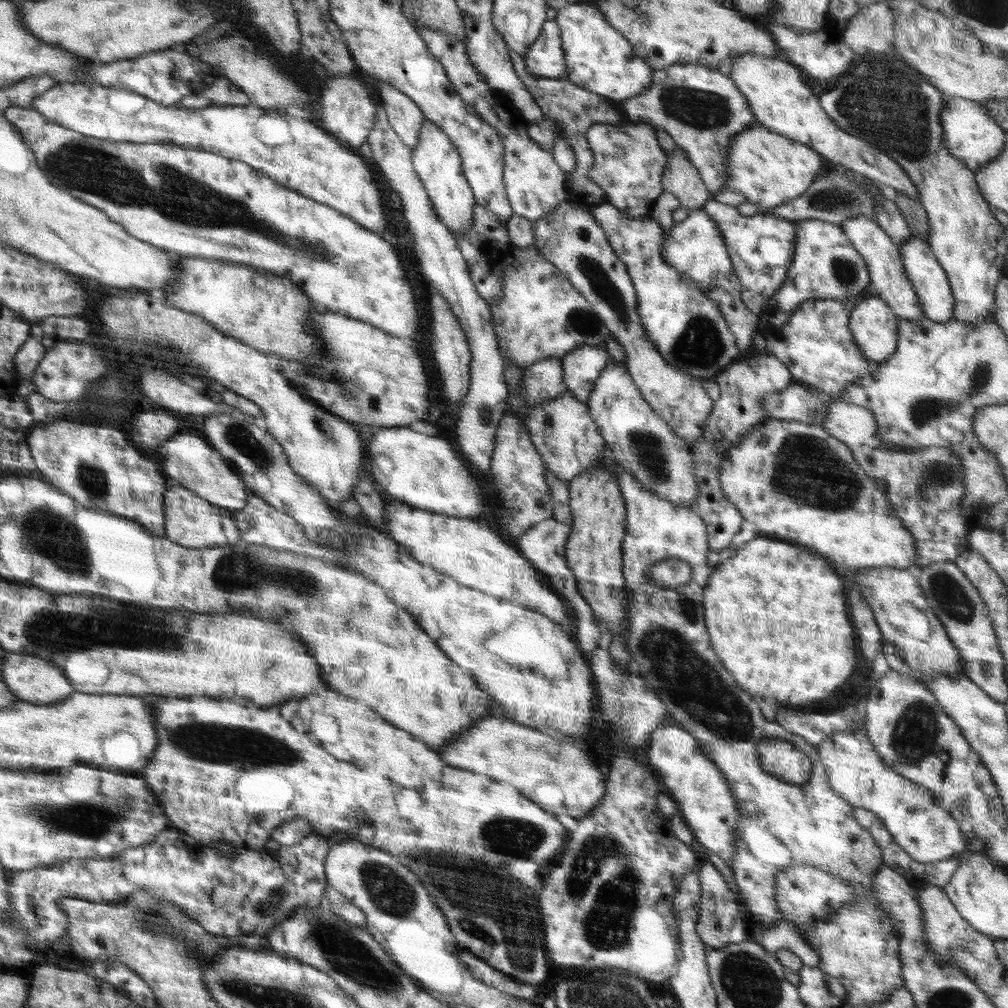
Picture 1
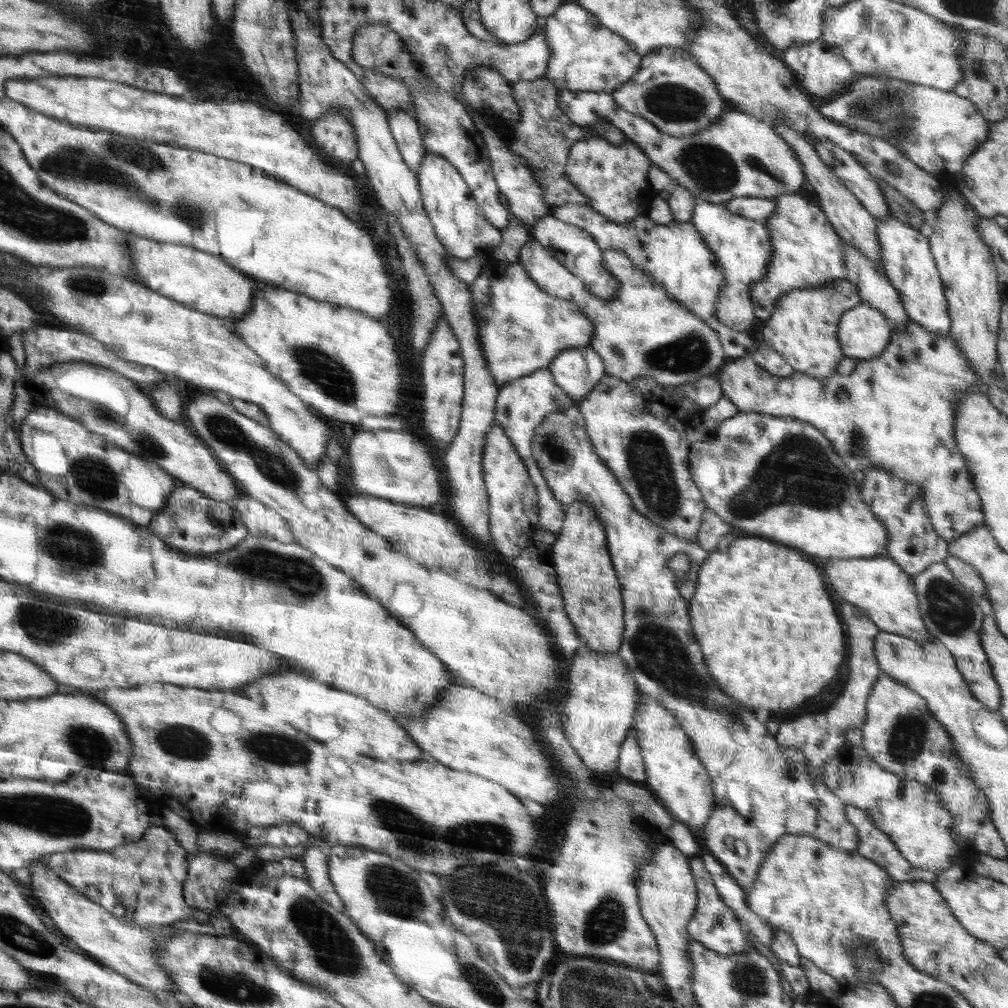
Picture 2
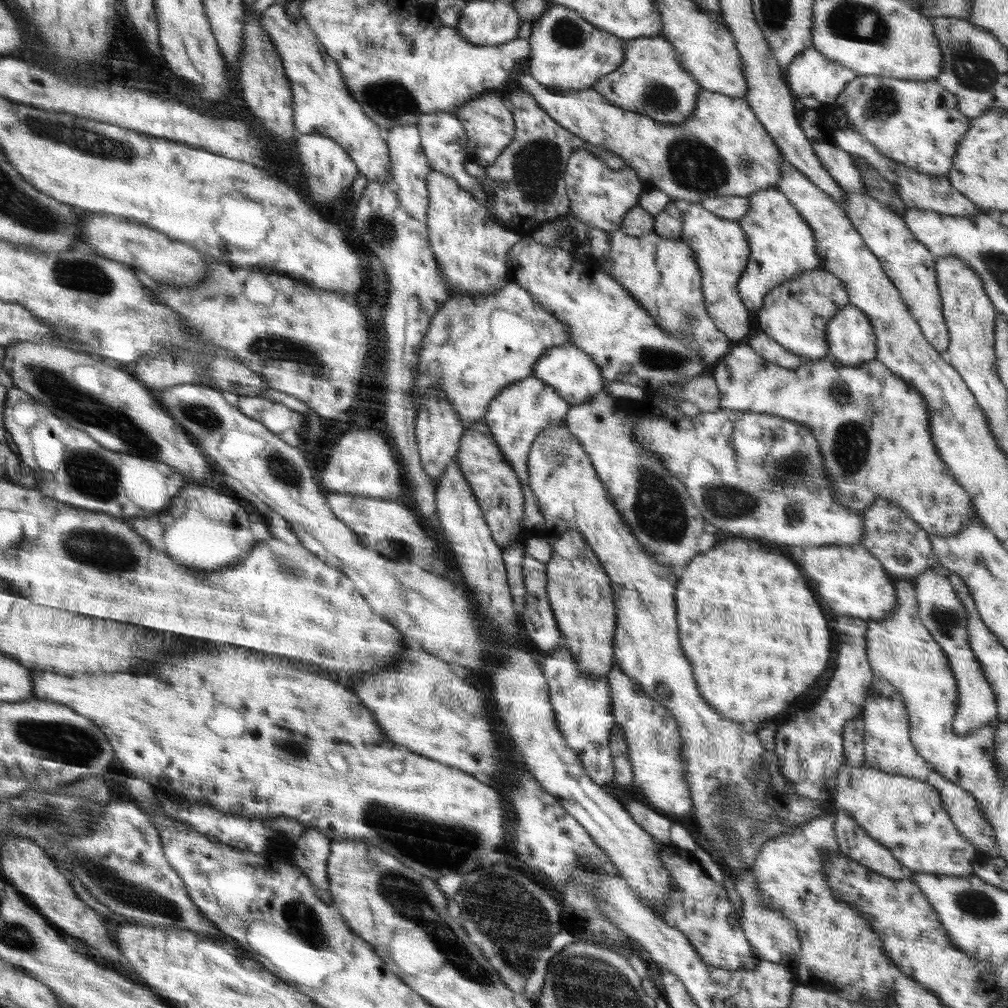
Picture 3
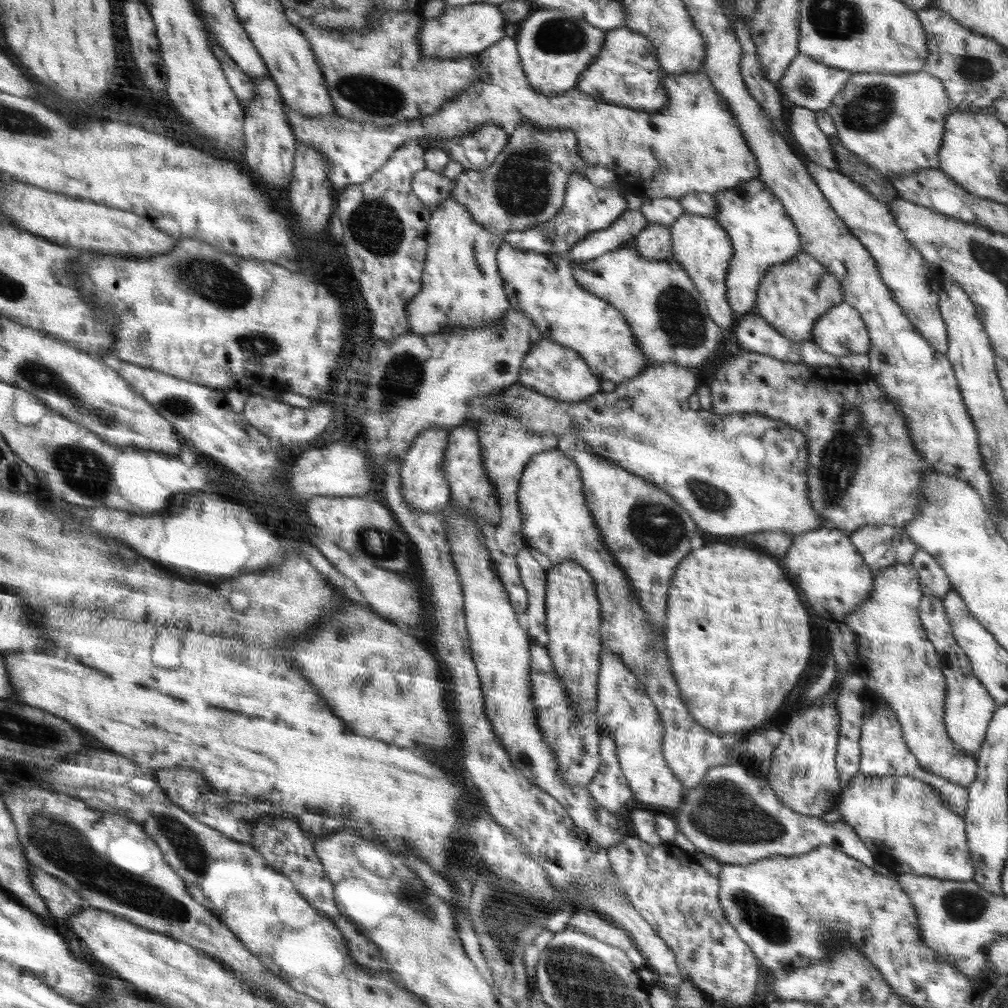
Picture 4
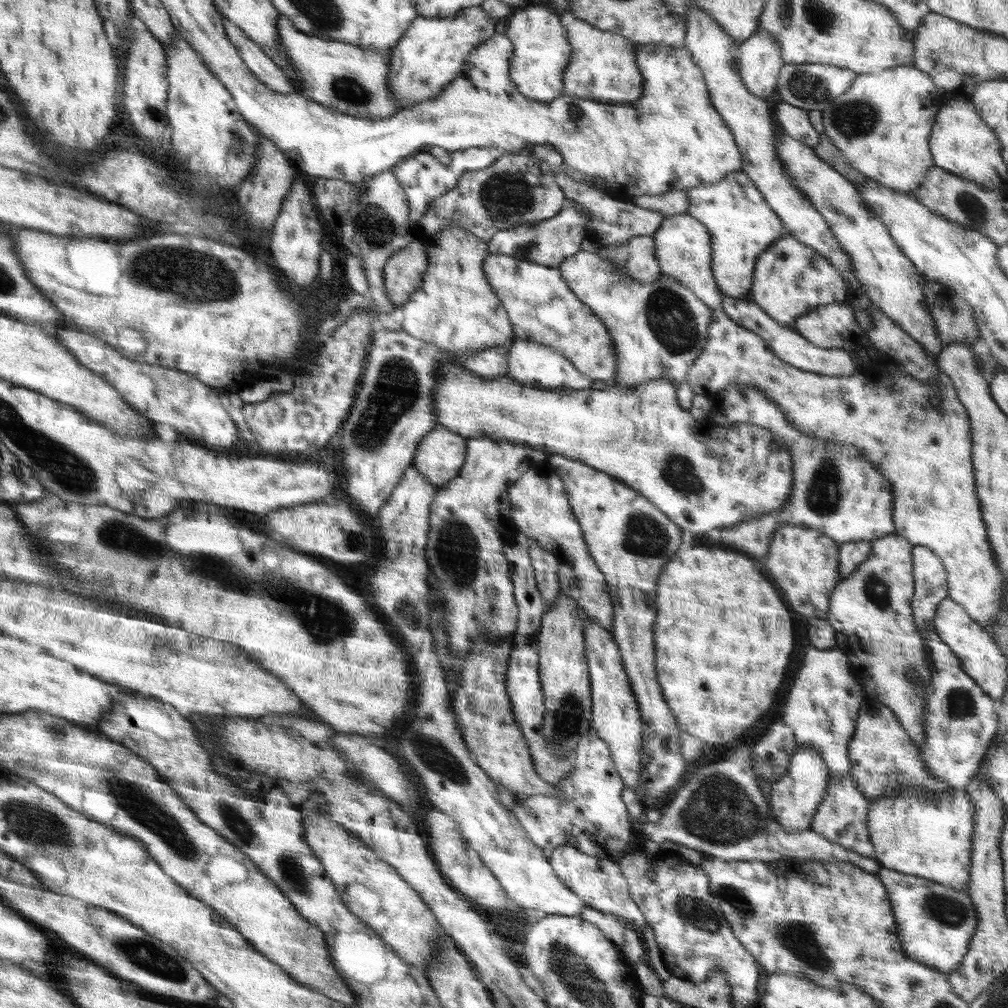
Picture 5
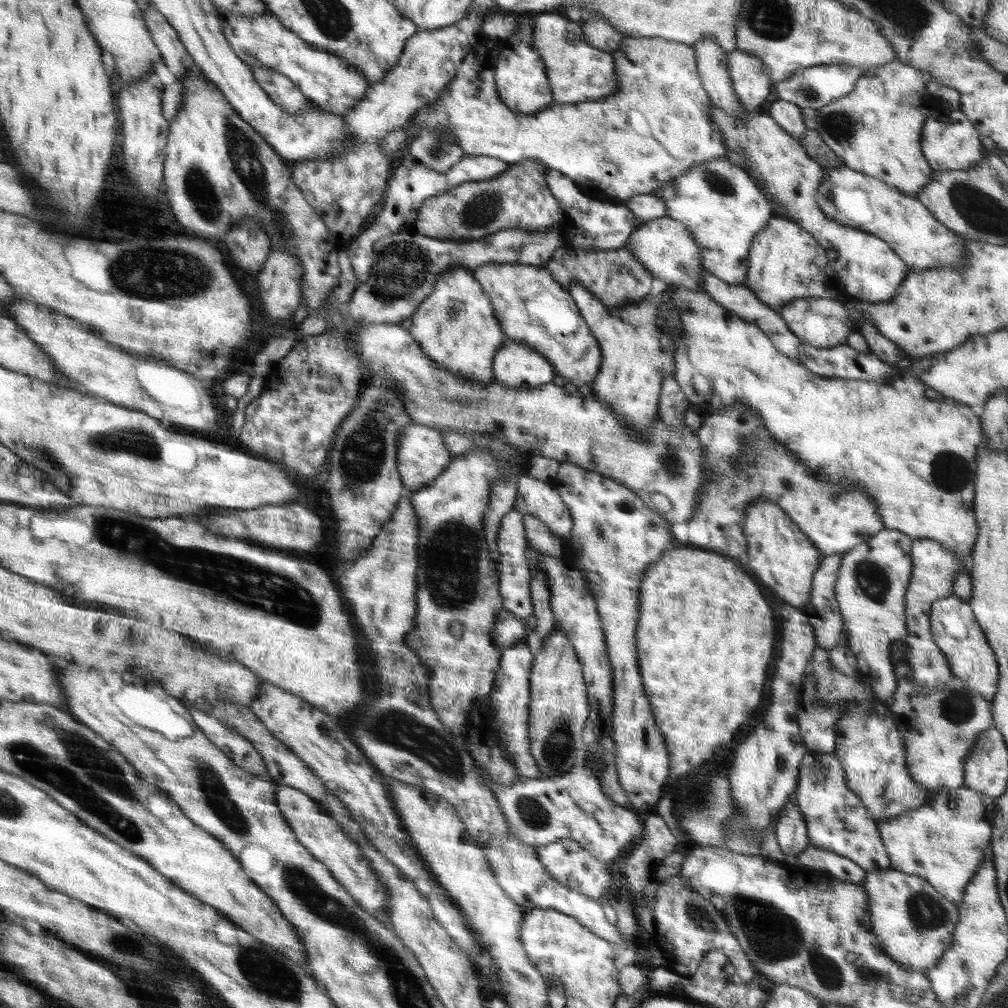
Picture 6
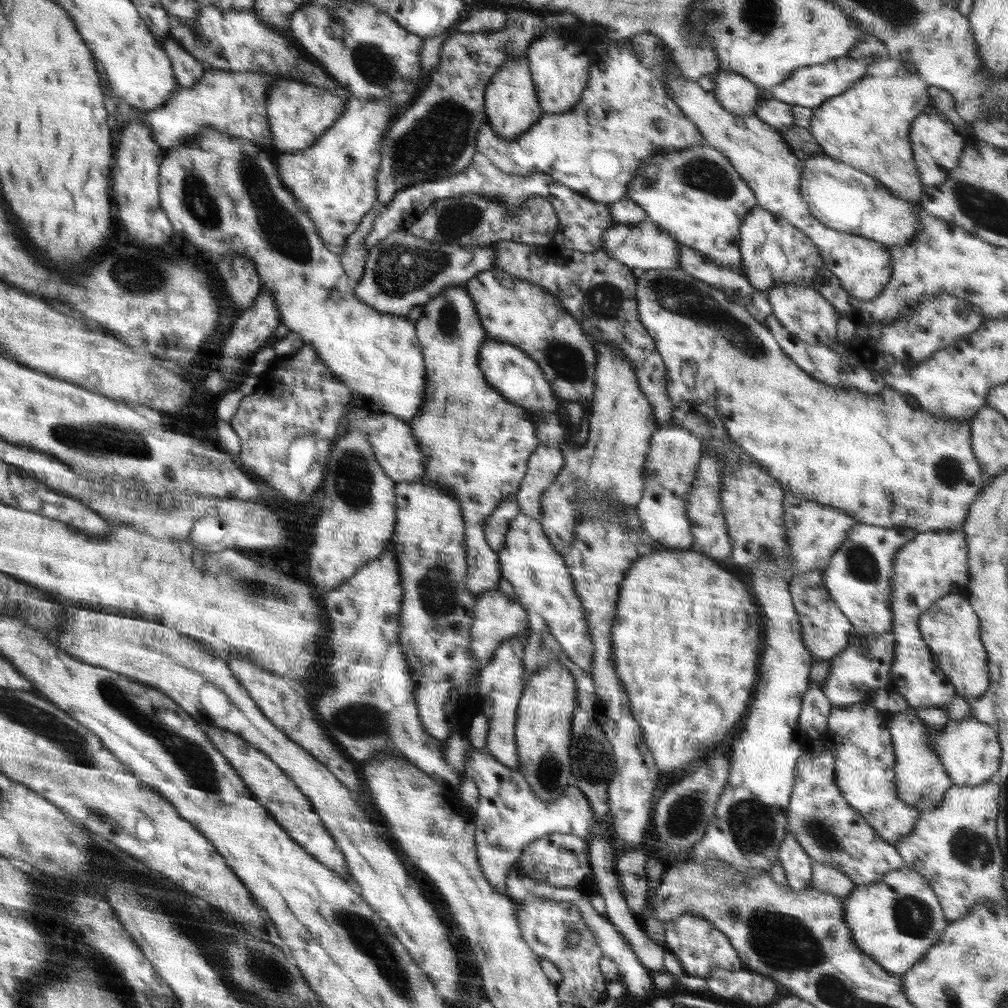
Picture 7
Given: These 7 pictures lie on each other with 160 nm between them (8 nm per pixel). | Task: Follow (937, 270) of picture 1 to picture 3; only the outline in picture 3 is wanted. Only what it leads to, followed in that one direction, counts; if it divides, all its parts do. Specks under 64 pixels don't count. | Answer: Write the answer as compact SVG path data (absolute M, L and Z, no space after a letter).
M845 191L843 210L852 226L860 233L864 244L873 252L892 284L900 291L903 303L917 320L925 339L945 355L949 345L949 330L943 317L941 294L937 285L936 256L916 240L905 226L902 216L892 212L871 196Z

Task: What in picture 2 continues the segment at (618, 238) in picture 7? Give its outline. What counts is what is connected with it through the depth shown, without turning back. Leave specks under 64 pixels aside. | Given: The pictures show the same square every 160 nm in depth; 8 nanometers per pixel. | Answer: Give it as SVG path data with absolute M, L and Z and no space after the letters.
M702 199L695 200L690 221L718 259L724 273L725 281L715 302L717 319L732 330L744 332L753 329L757 321L754 318L749 288L763 279L766 268L761 266L766 265L772 254L769 232L764 221L744 218L730 212L724 203L714 204Z

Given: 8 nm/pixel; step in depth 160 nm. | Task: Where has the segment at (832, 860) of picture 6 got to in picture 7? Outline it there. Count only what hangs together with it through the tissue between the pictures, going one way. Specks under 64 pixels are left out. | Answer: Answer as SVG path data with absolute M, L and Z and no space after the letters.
M815 862L812 865L811 887L820 892L830 893L845 898L852 889L856 888L851 878L839 868Z

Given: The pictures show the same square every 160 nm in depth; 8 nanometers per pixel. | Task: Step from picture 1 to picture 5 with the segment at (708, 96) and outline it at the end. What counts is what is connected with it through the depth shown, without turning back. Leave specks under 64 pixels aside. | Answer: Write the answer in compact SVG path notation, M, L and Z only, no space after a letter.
M571 13L559 16L560 25L566 29L568 43L572 47L572 58L567 60L562 77L563 94L614 103L632 102L640 98L643 91L643 76L635 63L638 44L619 34L594 28L576 19Z

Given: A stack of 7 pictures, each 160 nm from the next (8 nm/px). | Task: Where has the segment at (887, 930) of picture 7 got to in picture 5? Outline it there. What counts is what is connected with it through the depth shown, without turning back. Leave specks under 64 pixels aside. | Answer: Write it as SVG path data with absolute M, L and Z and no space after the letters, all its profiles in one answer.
M880 867L875 875L888 893L895 918L895 933L906 957L944 973L956 970L968 954L977 925L977 912L966 889L954 890L927 878L884 867Z

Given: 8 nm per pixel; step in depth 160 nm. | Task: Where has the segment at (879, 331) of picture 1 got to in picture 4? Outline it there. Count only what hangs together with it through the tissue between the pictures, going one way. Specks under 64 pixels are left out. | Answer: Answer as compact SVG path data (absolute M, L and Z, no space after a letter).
M842 301L814 323L811 340L834 356L867 354L869 334L860 312Z

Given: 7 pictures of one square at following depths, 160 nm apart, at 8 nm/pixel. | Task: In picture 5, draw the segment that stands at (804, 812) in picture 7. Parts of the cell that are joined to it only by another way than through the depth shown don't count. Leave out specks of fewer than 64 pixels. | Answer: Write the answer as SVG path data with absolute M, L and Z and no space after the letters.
M846 773L836 777L830 774L828 788L822 800L816 807L810 828L820 834L820 836L848 850L853 850L862 856L875 859L874 845L870 840L867 827L870 800L857 789L851 775Z

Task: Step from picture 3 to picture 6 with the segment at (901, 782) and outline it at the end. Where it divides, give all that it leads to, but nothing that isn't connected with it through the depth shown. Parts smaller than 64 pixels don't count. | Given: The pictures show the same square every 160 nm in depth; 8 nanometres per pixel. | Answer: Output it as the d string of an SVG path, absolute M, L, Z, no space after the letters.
M961 786L950 789L944 788L935 793L931 801L924 805L903 812L894 818L878 821L878 830L888 858L890 868L901 870L906 874L916 874L929 882L944 898L960 905L964 891L972 877L977 873L985 858L991 857L990 841L992 834L992 818L988 816L991 799L984 793Z

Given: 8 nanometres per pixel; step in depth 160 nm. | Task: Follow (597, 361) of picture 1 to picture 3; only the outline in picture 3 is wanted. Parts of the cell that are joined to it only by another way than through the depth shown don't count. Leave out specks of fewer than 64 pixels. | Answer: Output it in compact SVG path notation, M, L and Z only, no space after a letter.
M564 343L549 348L533 366L531 374L548 383L570 405L582 405L592 400L605 386L605 378L601 375L598 365L589 354L577 346Z

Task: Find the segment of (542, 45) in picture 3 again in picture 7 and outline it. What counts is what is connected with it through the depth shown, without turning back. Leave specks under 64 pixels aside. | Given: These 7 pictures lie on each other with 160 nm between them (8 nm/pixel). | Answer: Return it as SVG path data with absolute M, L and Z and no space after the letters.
M526 57L508 58L504 66L491 78L484 99L485 117L496 136L512 142L517 136L534 125L544 113L538 104L536 89L532 82L529 62Z

